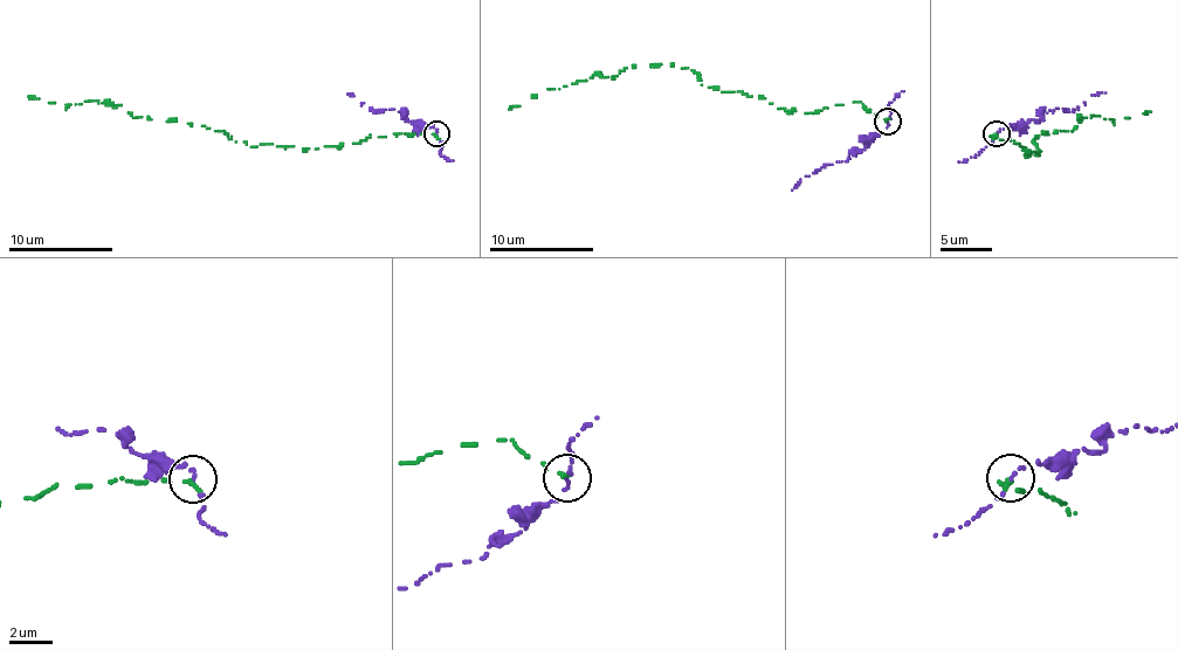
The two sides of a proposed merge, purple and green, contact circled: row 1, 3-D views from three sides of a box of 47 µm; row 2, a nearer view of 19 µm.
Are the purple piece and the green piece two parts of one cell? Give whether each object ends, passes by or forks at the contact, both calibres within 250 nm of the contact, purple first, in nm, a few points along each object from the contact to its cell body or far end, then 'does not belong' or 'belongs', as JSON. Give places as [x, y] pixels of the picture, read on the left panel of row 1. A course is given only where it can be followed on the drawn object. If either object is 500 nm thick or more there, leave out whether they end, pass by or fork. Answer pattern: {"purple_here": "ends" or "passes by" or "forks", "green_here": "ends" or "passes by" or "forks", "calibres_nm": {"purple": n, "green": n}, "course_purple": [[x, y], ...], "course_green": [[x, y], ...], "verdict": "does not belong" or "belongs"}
{"purple_here": "ends", "green_here": "ends", "calibres_nm": {"purple": 180, "green": 200}, "course_purple": [[436, 133], [433, 126], [424, 128], [418, 120], [411, 120], [394, 109], [371, 110], [348, 94]], "course_green": [[435, 133], [401, 133], [303, 149], [255, 146], [221, 131], [133, 118], [121, 105], [66, 104], [28, 96]], "verdict": "does not belong"}

